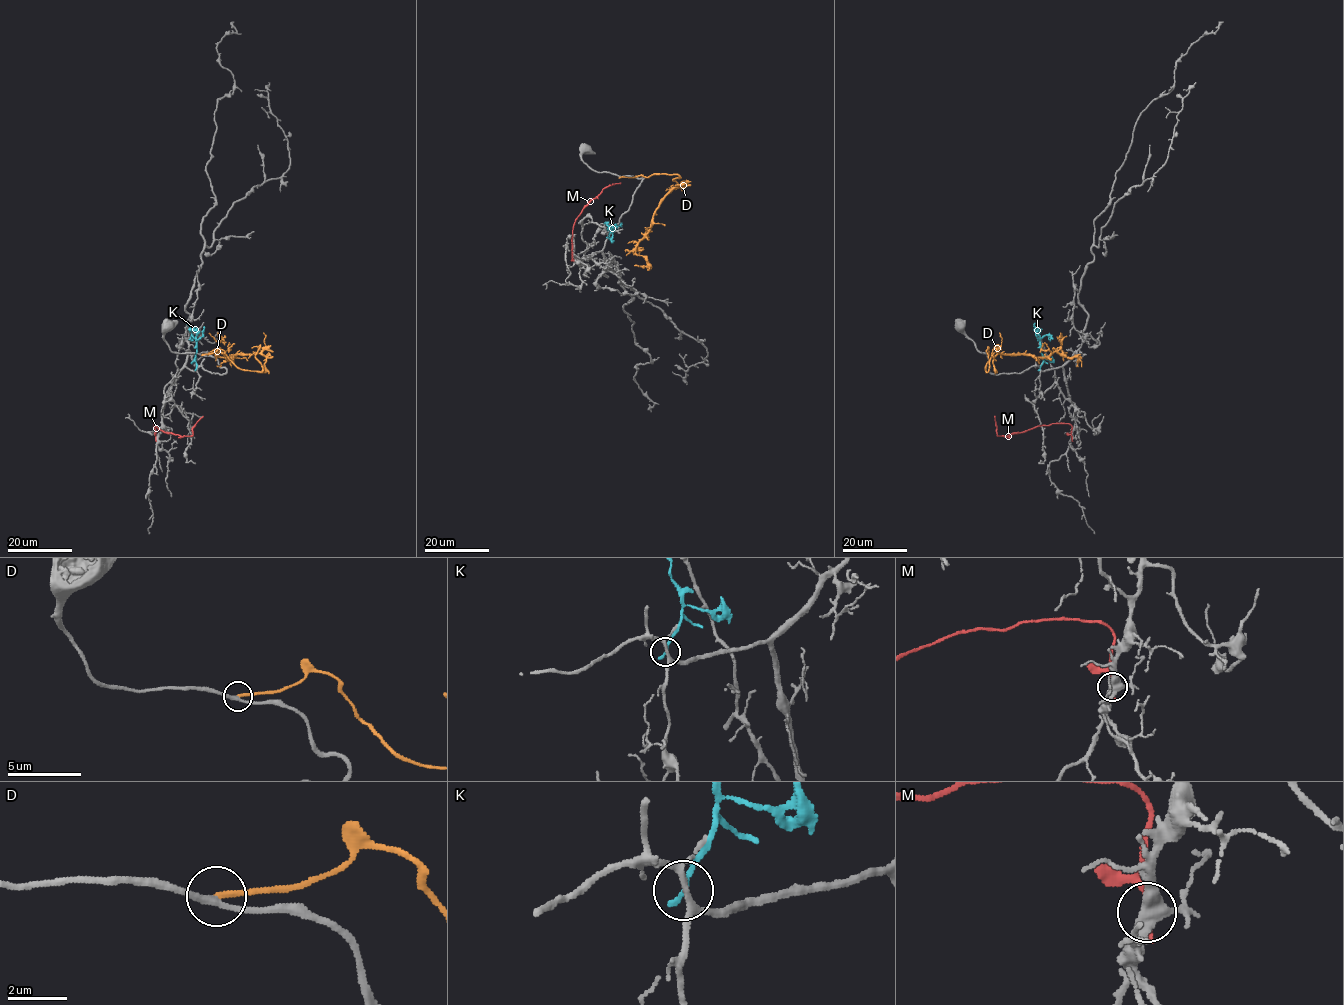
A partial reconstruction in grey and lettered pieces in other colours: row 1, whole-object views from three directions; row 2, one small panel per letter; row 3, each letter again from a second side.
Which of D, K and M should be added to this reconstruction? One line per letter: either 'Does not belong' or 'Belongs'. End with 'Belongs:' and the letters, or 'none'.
D: Does not belong
K: Does not belong
M: Does not belong
Belongs: none

